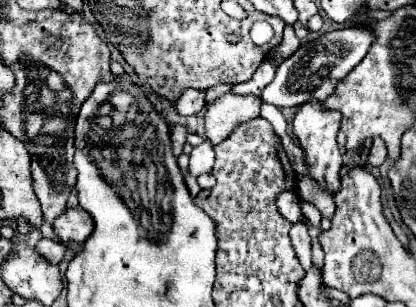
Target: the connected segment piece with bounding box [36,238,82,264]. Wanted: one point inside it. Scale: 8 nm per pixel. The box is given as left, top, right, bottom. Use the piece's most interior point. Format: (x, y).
(52, 249)

